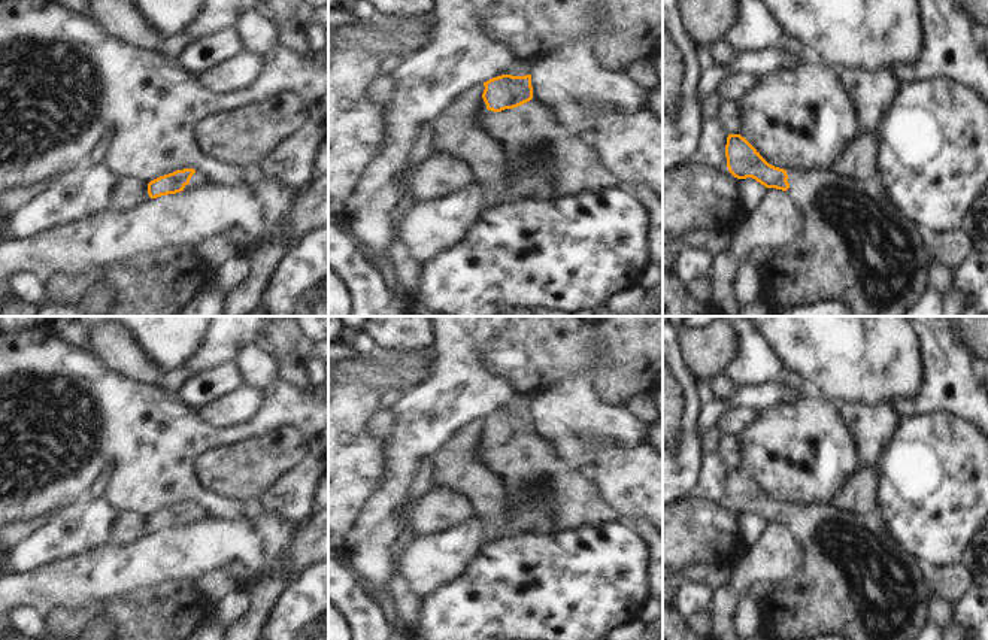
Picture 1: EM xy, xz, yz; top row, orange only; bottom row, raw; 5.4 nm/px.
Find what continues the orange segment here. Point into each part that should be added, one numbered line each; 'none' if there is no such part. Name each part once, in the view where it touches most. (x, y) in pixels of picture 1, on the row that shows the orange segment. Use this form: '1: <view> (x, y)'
1: xz (548, 161)

